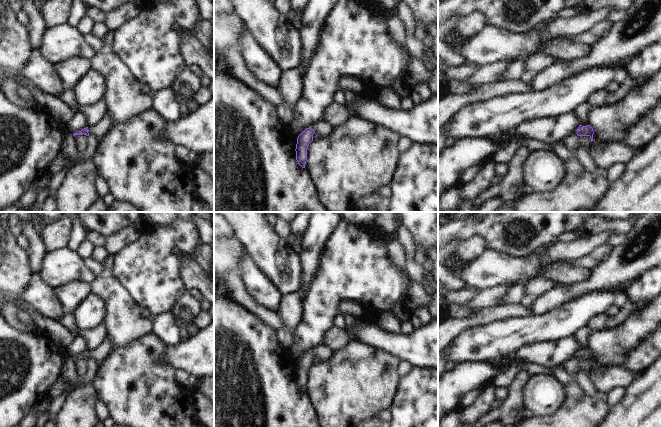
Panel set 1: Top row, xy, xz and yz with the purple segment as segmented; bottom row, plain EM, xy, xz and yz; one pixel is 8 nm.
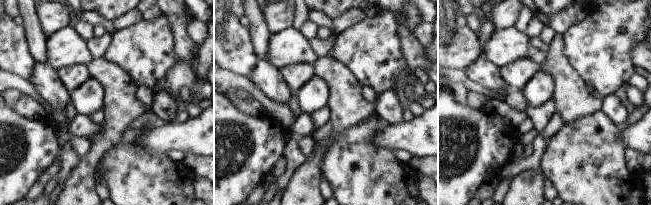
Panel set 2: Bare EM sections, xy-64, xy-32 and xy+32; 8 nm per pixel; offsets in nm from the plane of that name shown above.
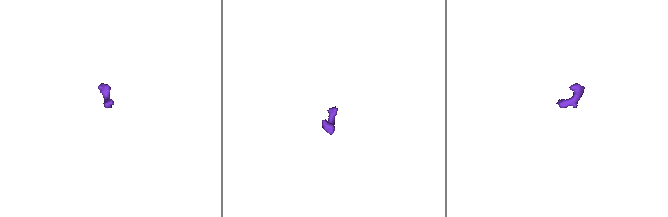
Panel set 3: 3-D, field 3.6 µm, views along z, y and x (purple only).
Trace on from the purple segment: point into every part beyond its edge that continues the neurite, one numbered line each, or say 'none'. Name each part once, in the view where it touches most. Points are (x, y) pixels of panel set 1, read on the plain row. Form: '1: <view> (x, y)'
1: xy (97, 355)

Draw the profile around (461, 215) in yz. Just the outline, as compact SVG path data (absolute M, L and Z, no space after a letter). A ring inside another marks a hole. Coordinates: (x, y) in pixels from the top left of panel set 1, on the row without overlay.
M451 212L452 217L459 219L473 219L477 215L480 215L479 212Z

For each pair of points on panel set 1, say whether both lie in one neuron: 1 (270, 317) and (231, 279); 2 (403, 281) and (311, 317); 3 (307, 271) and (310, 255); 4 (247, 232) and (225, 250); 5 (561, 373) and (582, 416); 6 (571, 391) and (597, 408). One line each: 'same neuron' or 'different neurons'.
1: same neuron
2: same neuron
3: same neuron
4: different neurons
5: same neuron
6: same neuron

